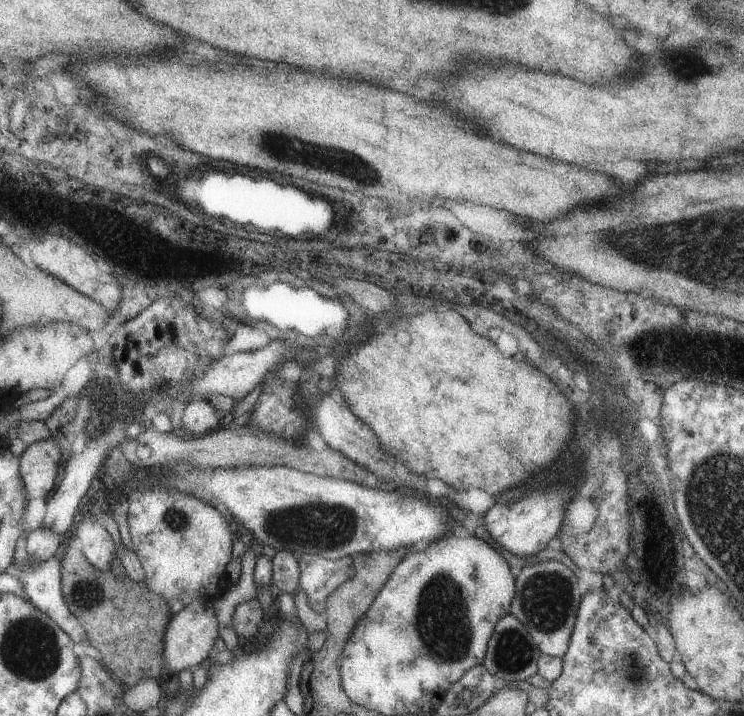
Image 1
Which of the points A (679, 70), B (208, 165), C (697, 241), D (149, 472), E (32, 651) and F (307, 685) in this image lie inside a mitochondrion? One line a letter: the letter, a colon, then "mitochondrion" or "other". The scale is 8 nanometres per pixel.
A: mitochondrion
B: other
C: mitochondrion
D: other
E: mitochondrion
F: other

